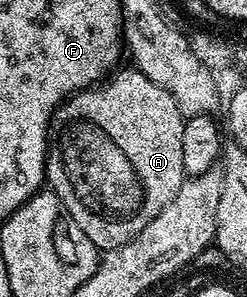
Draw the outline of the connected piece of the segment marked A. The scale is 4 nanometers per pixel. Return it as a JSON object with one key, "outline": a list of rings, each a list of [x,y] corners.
{"outline":[[[122,67],[104,82],[74,92],[49,119],[49,152],[45,156],[48,187],[98,250],[118,248],[123,242],[131,242],[131,238],[135,238],[135,234],[139,234],[139,230],[143,230],[143,226],[179,194],[179,186],[187,178],[183,170],[186,117],[181,115],[175,98],[171,98],[163,86],[155,86],[155,82],[138,72],[136,67],[128,67]]]}

